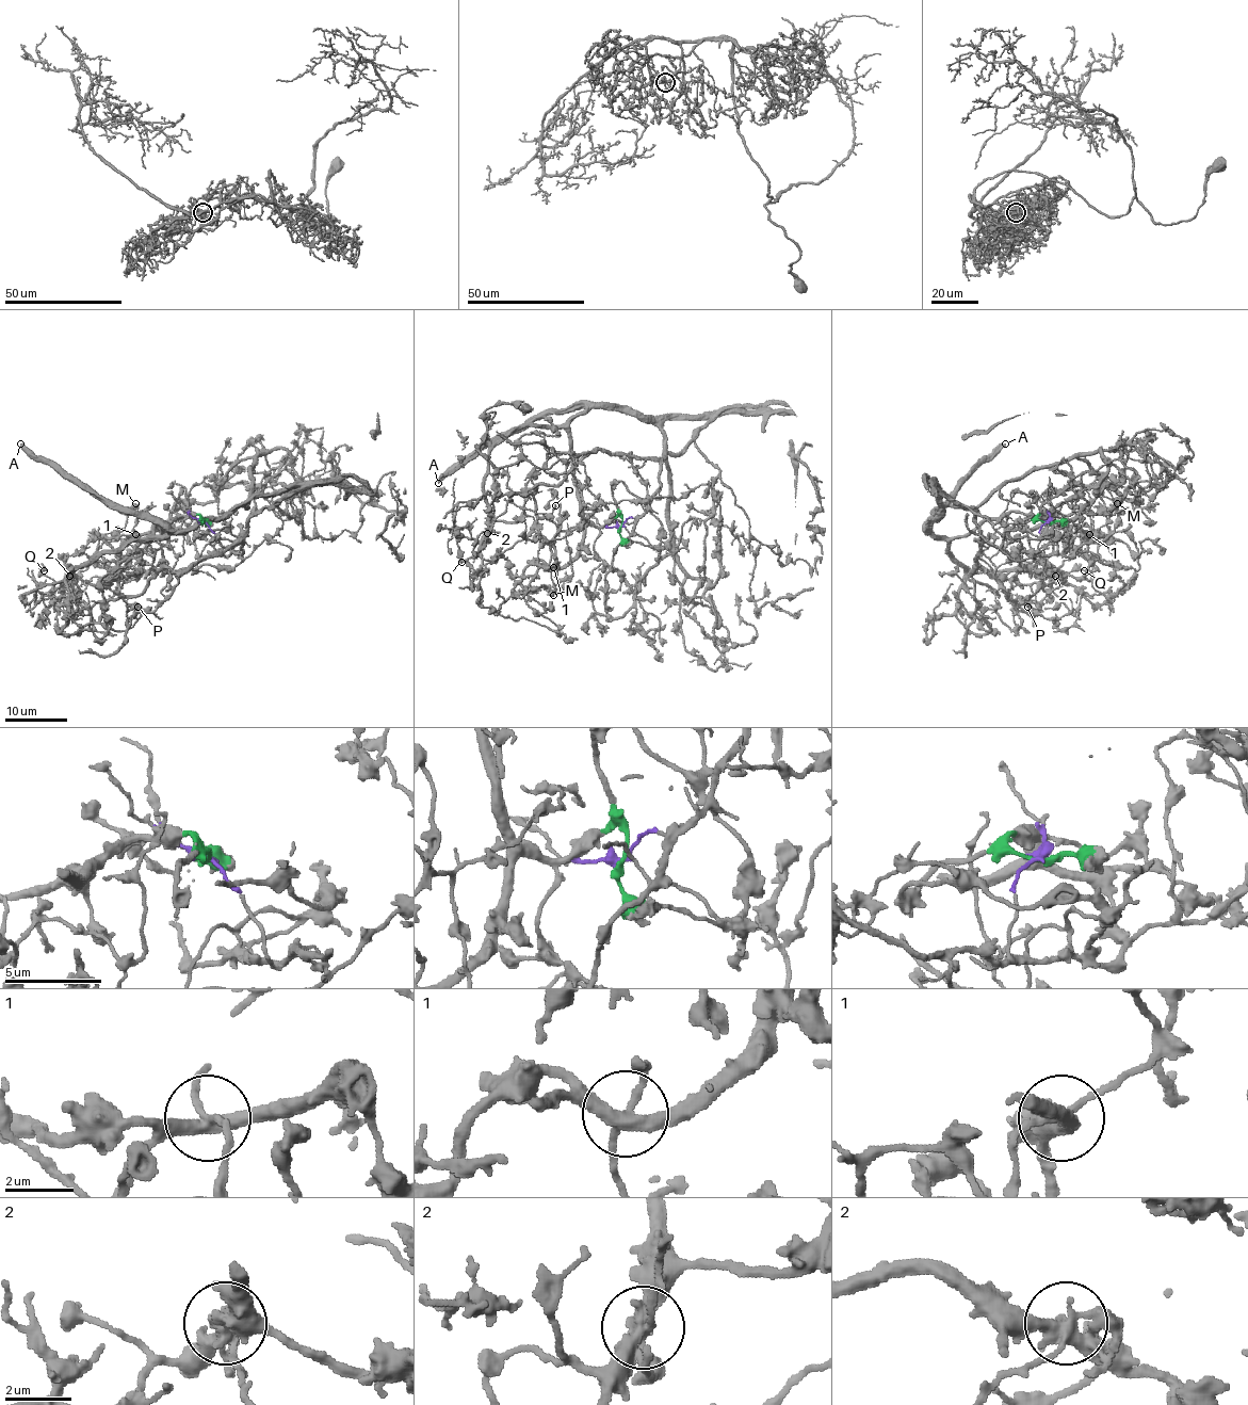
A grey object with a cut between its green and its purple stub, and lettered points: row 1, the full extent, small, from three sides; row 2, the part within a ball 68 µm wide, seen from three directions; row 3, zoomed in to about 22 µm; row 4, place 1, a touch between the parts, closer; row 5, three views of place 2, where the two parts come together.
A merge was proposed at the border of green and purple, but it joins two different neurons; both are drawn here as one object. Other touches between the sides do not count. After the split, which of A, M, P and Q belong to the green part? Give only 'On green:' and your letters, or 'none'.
On green: A, M, P, Q

